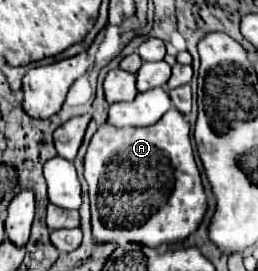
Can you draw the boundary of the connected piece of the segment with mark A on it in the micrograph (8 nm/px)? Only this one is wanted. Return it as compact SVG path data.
M176 108L148 128L118 128L102 124L90 140L84 158L84 178L90 186L92 236L98 242L138 242L148 248L178 242L198 230L208 208L202 176L192 152L190 124Z

